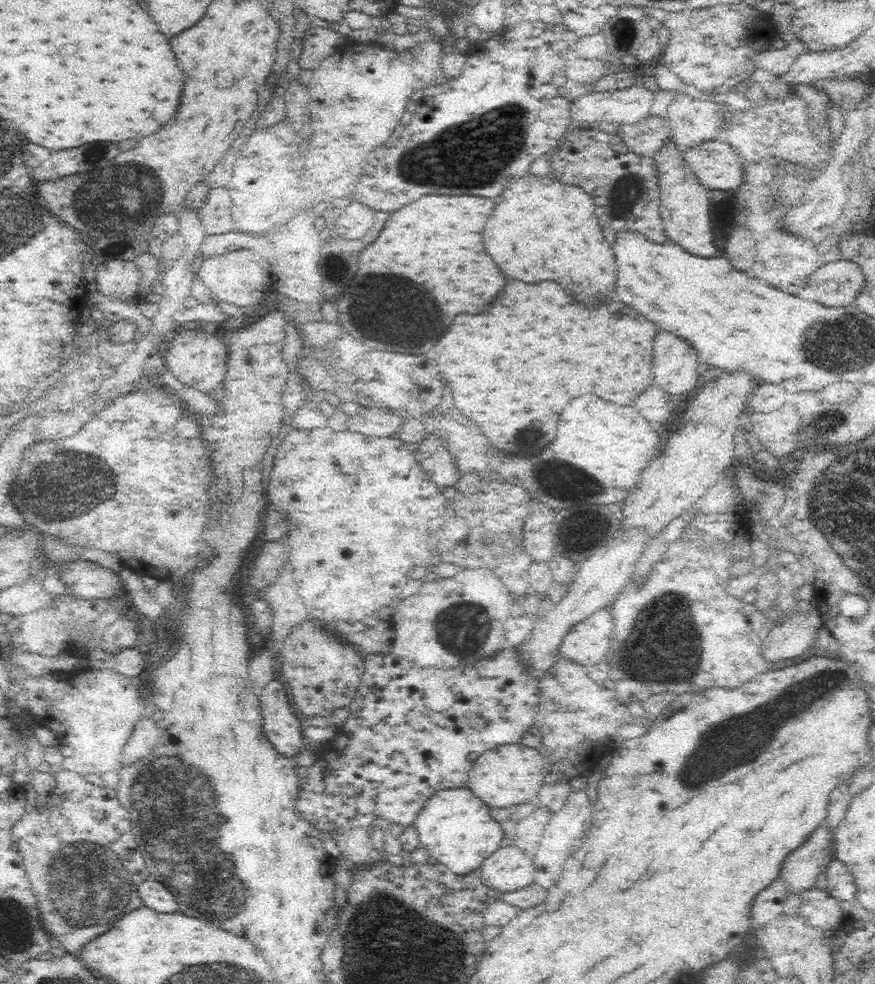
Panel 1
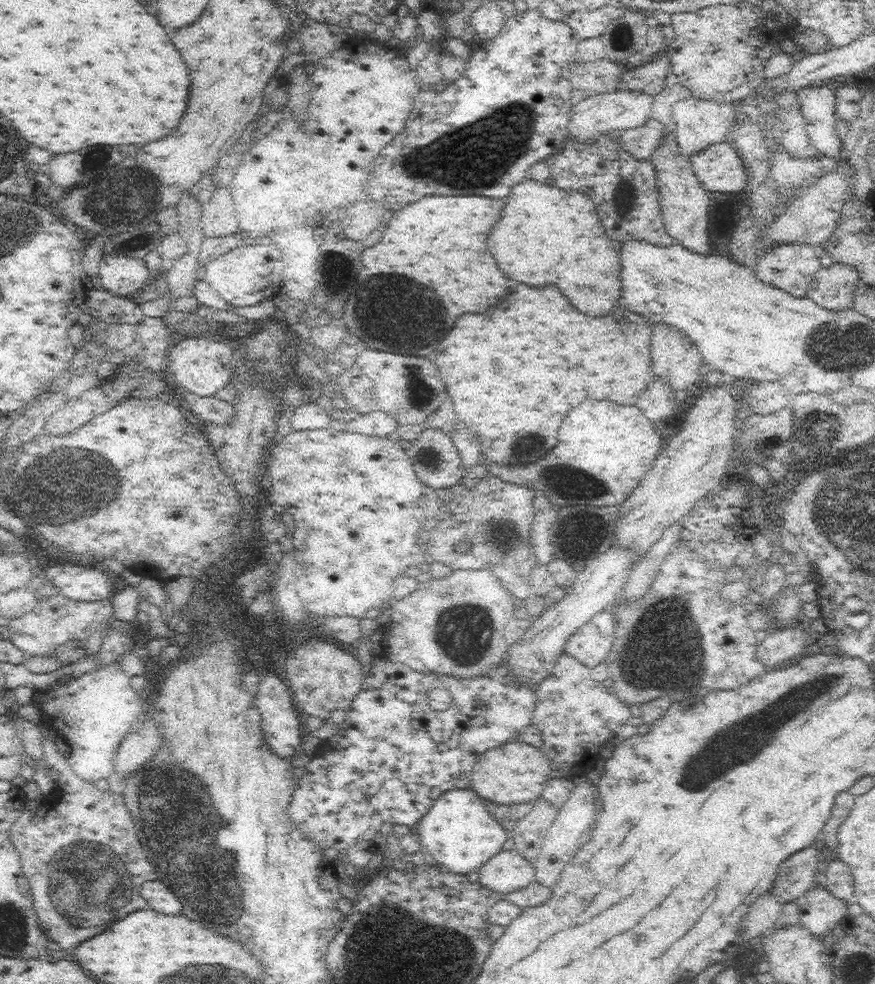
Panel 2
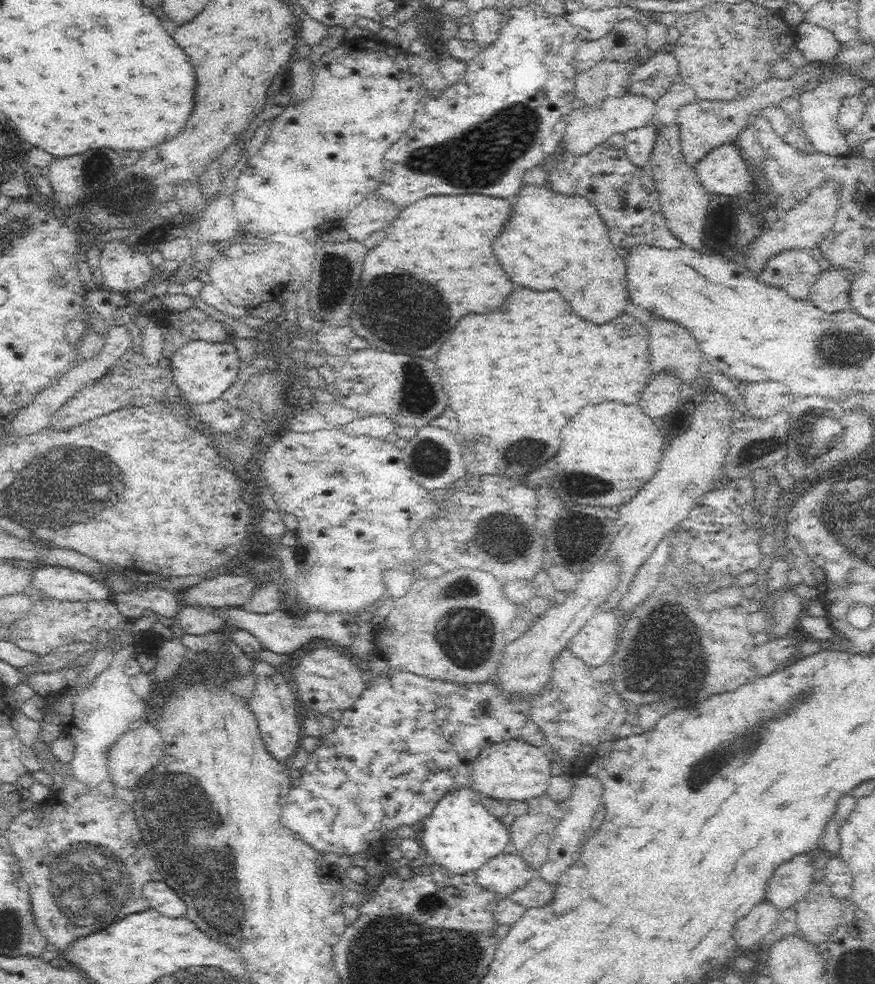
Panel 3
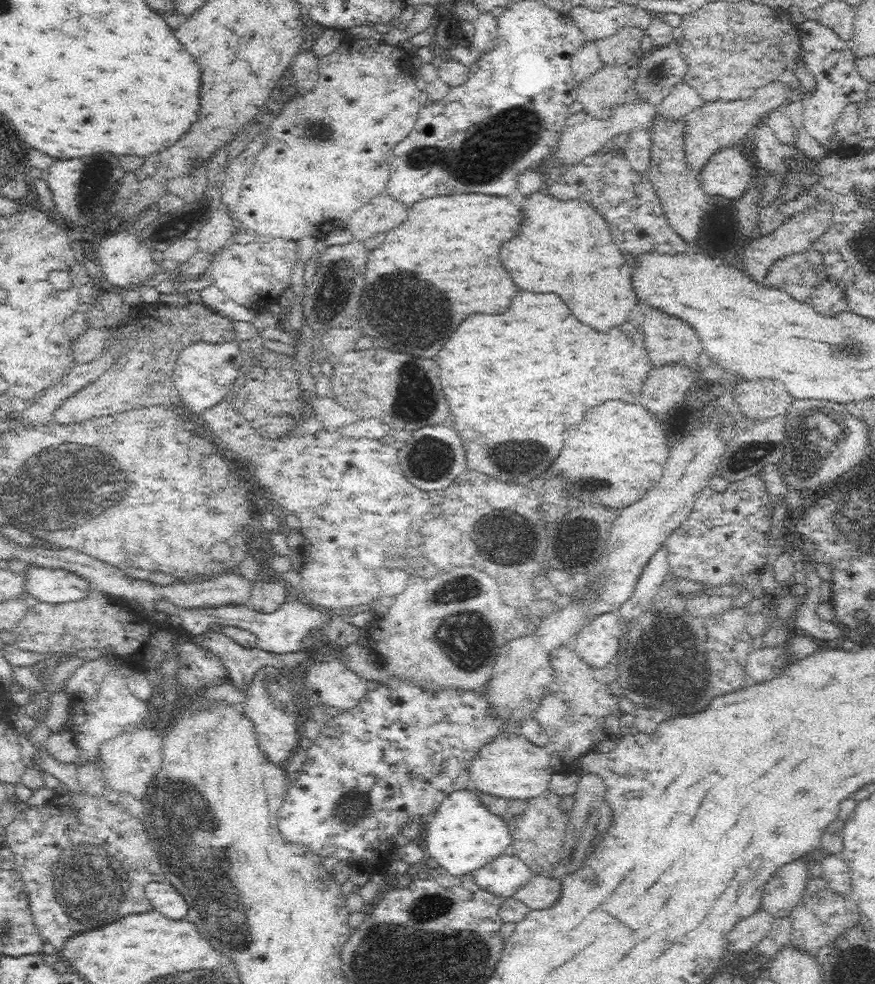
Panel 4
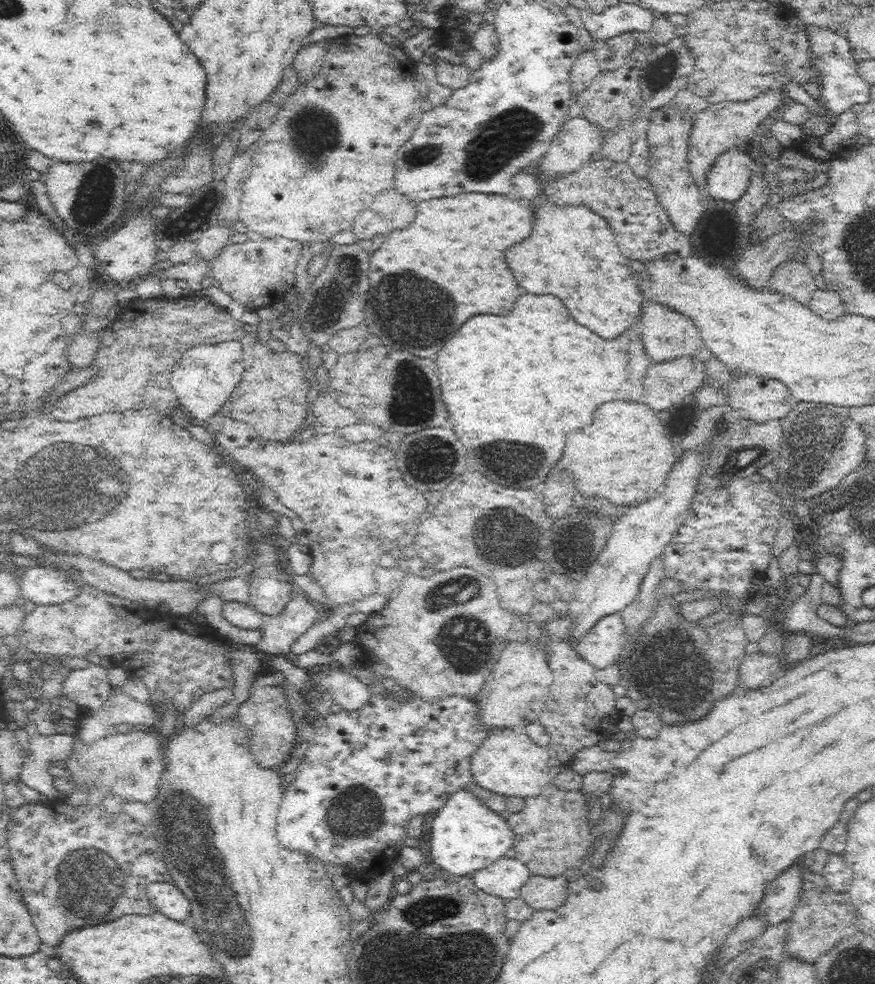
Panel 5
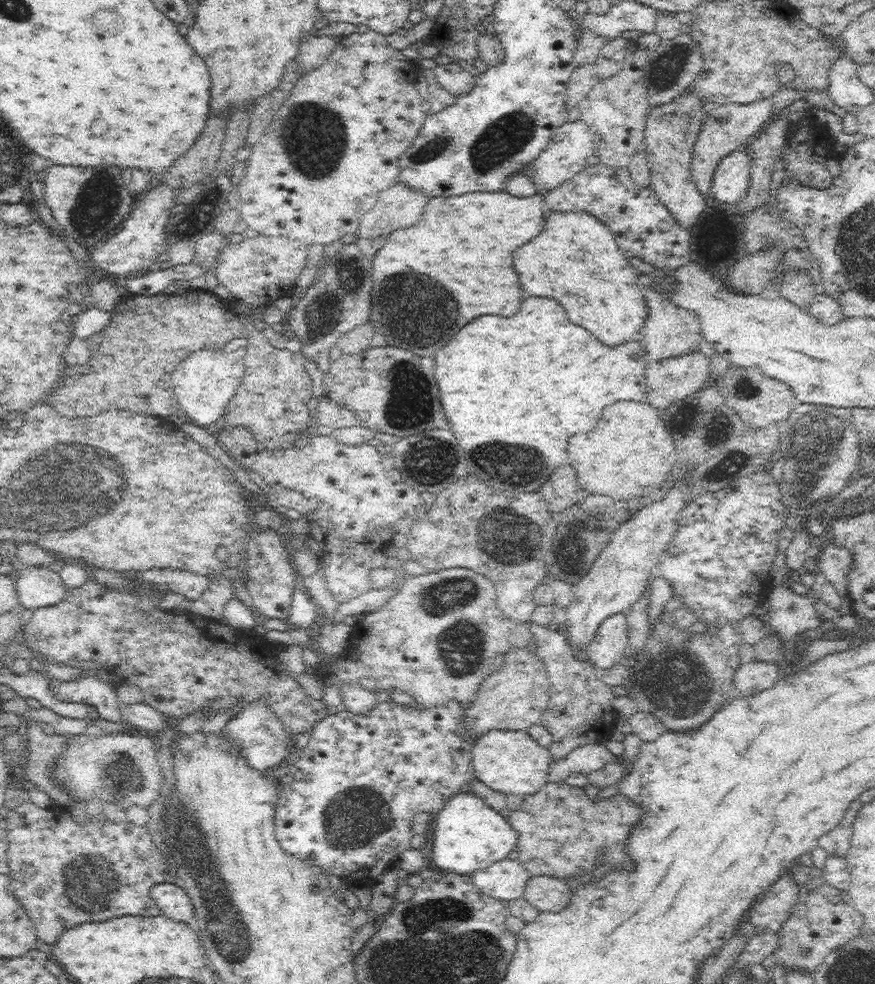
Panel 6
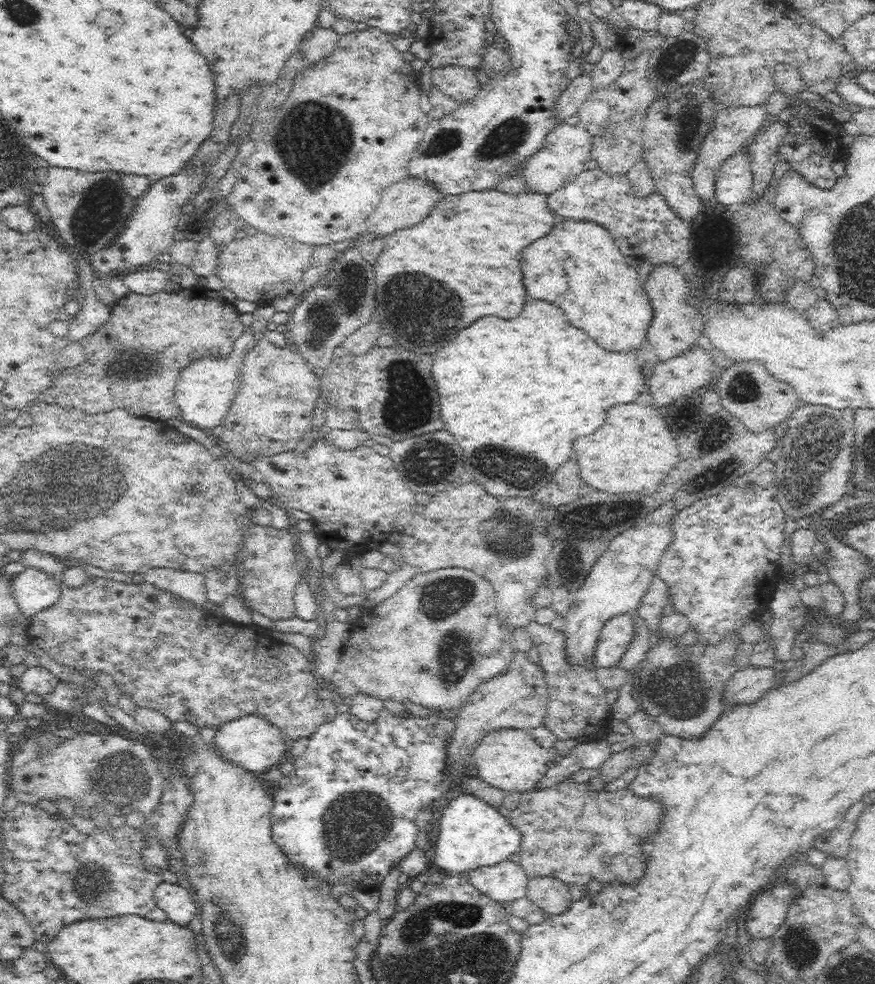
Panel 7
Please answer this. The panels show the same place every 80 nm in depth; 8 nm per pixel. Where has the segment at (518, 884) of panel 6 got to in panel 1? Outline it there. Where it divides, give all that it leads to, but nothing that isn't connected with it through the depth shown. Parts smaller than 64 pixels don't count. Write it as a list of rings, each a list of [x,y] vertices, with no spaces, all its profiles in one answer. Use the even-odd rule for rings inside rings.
[[[496,850],[482,866],[482,878],[486,878],[486,886],[494,886],[496,890],[516,890],[518,884],[532,884],[534,864],[532,858],[526,858],[520,850]]]

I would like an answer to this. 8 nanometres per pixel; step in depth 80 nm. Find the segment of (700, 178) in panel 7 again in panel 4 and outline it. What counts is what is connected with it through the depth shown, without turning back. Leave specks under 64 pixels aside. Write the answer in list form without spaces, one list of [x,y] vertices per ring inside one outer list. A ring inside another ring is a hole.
[[[781,81],[765,83],[761,90],[749,99],[735,99],[734,101],[724,101],[722,99],[714,101],[704,101],[704,104],[681,118],[684,122],[683,149],[687,166],[695,172],[699,172],[706,164],[712,152],[720,150],[726,146],[742,145],[742,138],[758,127],[763,121],[762,116],[780,106],[793,92],[790,86]]]

